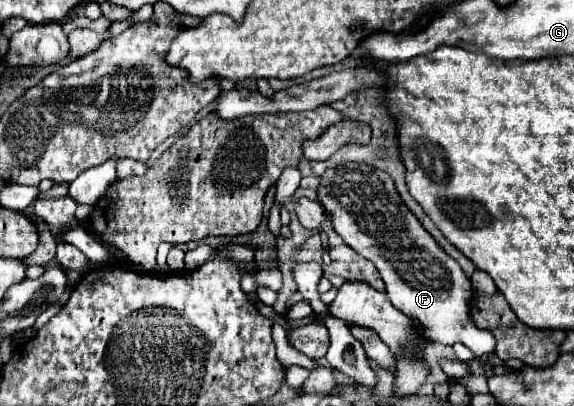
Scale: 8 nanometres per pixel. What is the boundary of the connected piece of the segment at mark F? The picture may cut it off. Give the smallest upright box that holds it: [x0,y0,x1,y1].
[318,162,496,358]

